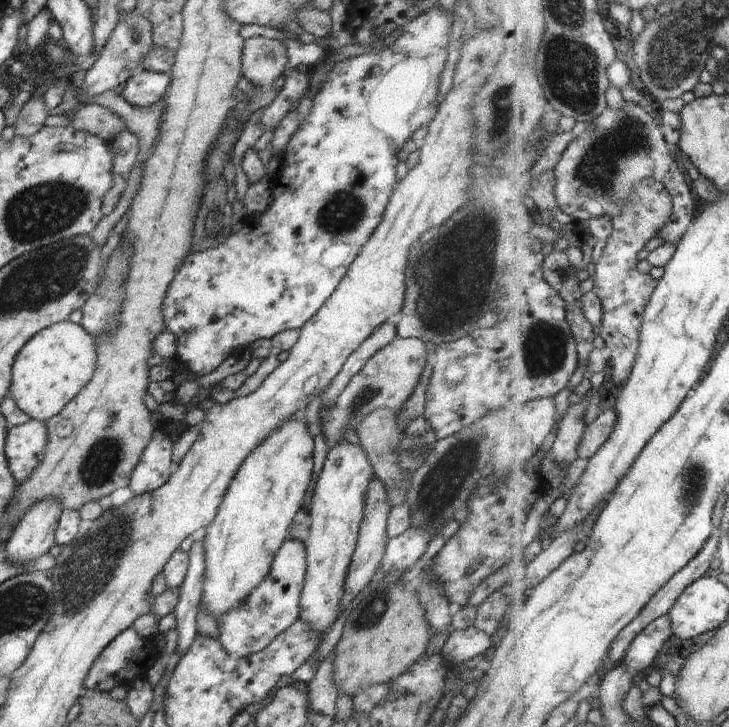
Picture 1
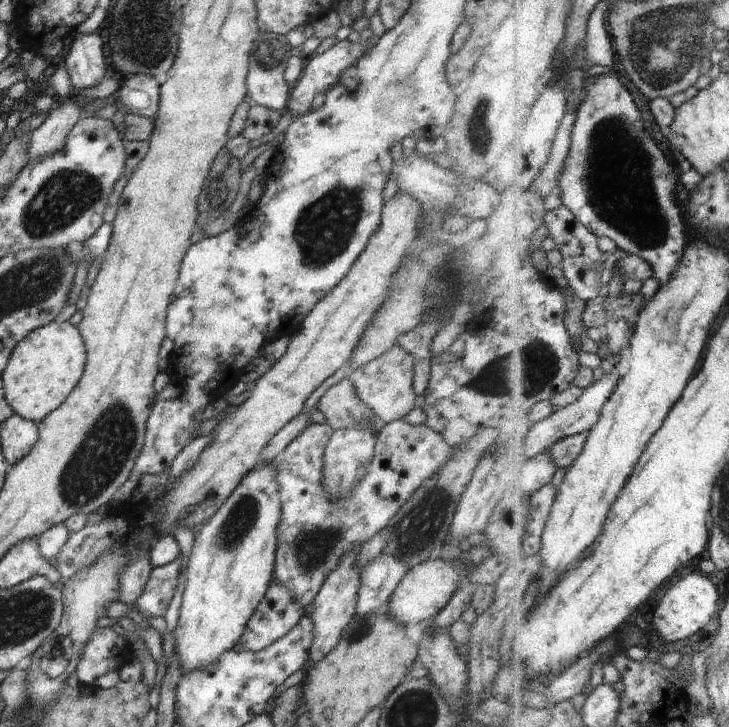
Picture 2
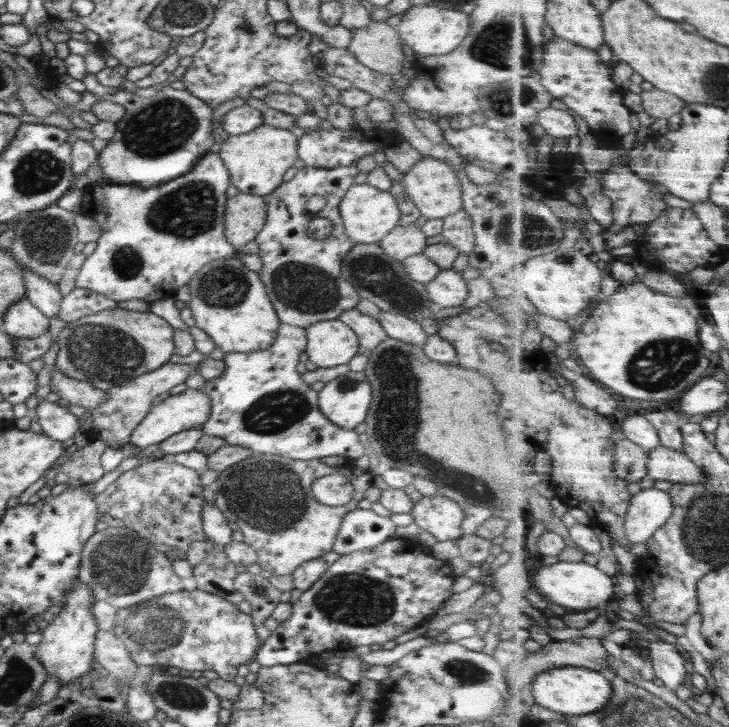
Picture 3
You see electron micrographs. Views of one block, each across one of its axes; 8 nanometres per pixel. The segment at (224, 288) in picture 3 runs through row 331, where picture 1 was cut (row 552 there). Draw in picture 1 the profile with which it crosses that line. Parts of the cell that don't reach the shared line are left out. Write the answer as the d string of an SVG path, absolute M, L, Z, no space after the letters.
M299 415L286 420L280 428L274 428L270 436L262 440L242 462L238 472L231 478L230 486L222 499L222 504L212 520L205 528L204 540L204 590L202 590L202 608L208 616L218 620L228 610L236 608L246 600L248 594L268 576L274 556L280 550L285 540L289 539L289 528L292 521L300 517L304 495L312 476L314 439L308 429L306 420Z

